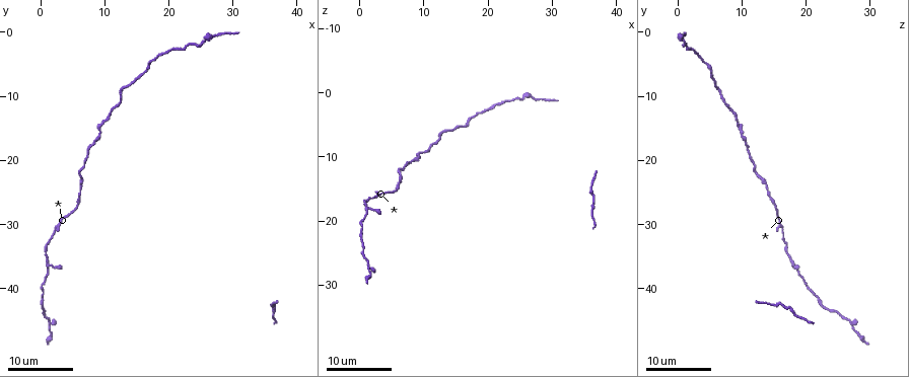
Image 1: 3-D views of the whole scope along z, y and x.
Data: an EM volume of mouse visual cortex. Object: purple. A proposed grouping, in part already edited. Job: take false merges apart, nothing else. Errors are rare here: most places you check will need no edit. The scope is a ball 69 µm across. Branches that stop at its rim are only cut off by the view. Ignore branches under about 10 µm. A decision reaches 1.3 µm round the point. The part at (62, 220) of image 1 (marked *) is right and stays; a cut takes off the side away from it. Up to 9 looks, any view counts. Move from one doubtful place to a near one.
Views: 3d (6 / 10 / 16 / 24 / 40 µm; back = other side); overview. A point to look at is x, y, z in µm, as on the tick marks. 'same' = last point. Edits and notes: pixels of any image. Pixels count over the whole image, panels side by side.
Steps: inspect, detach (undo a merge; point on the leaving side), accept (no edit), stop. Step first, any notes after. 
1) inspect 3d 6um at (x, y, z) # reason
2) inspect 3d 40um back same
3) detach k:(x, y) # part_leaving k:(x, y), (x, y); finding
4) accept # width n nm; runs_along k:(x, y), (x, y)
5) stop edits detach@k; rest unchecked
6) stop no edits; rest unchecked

inspect 3d 16um at (6.5, 25.0, 14.0) # narrows sharply

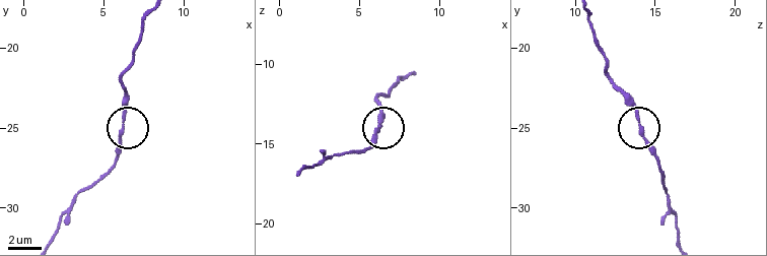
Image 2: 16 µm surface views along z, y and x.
inspect 3d 6um at (6.3, 24.7, 14.0)

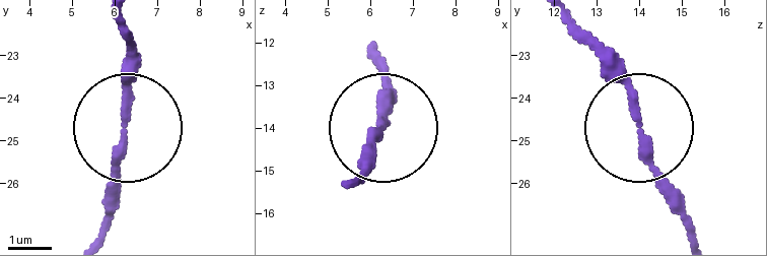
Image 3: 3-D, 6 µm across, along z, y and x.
accept # width 190 nm; runs_along 3:(351, 184), (376, 136), (388, 64); one cell here

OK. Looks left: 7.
inspect 3d 24um at (9.5, 14.0, 9.5) # two arms in line, one across

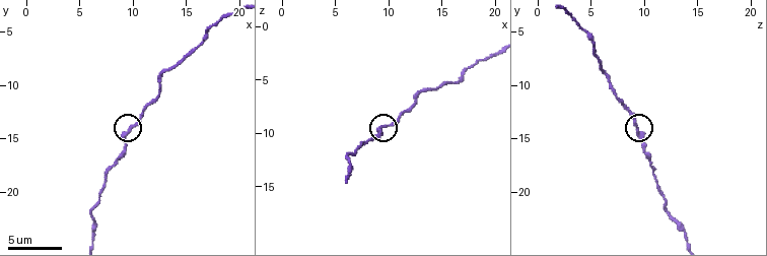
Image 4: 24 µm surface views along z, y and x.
inspect 3d 6um at (9.8, 14.2, 9.2) # zoom in

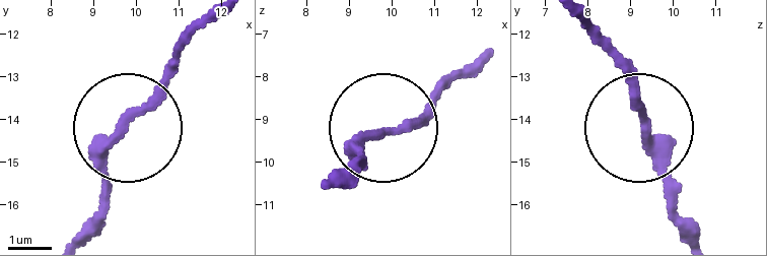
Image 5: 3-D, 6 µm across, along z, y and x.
accept # width 180 nm; runs_along 5:(329, 178), (369, 137), (464, 79); one cell here

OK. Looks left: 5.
inspect 3d 24um at (1.5, 36.5, 17.5) # three arms meet

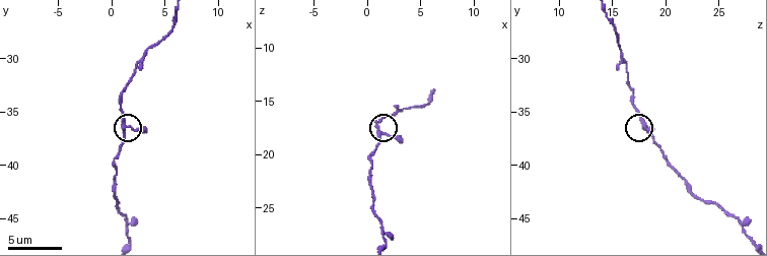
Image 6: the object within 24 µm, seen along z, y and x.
inspect 3d 10um at (1.2, 36.4, 18.0)

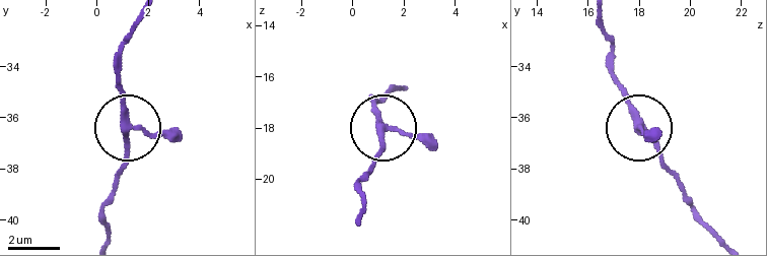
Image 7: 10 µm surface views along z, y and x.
inspect 3d 6um at (1.5, 36.4, 18.1)

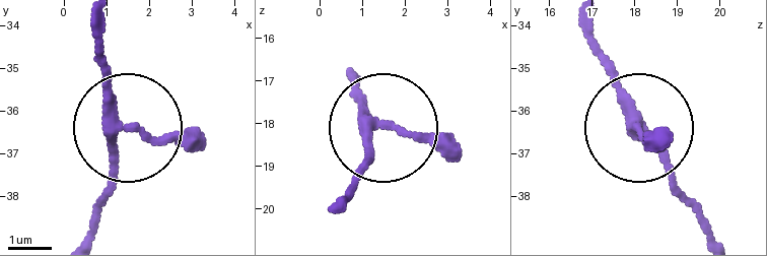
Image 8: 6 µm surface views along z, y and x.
accept # width 230 nm; runs_along 8:(593, 21), (622, 109), (698, 204); all the same cell

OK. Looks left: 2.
inspect 3d 16um at (25.0, 2.0, 1.0) # thick turns thin

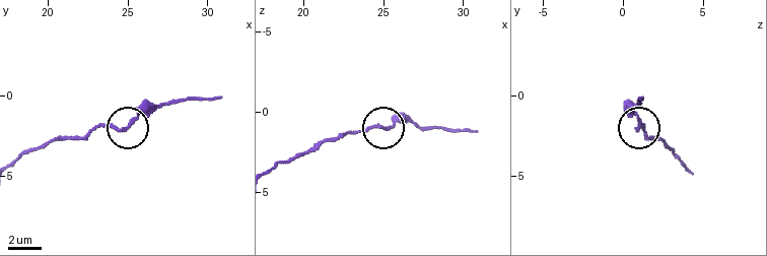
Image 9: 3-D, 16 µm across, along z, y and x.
inspect 3d 10um at (24.9, 2.0, 1.1)

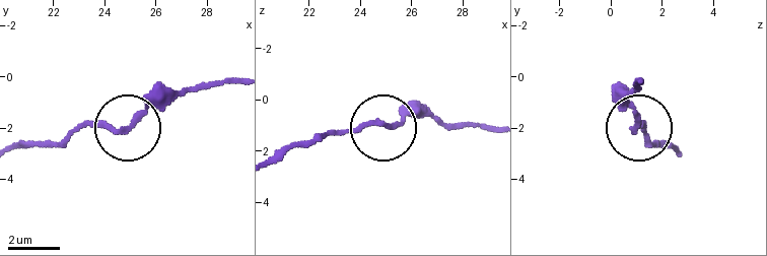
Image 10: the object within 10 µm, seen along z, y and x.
accept # one cell here

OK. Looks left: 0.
stop no edits; rest unchecked

